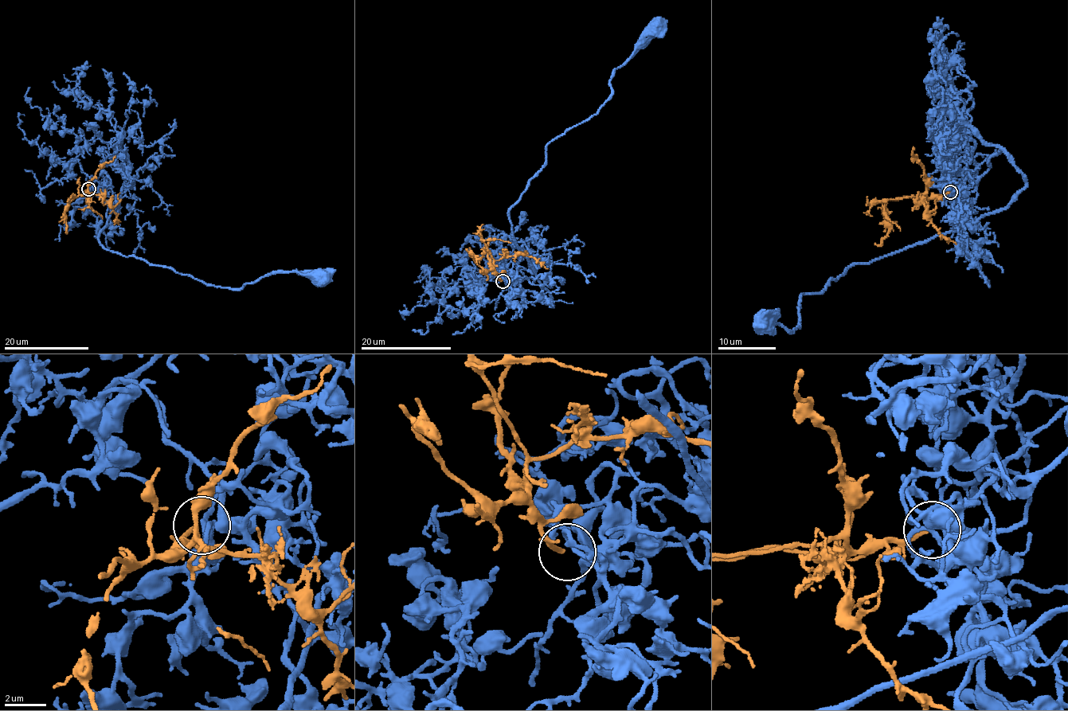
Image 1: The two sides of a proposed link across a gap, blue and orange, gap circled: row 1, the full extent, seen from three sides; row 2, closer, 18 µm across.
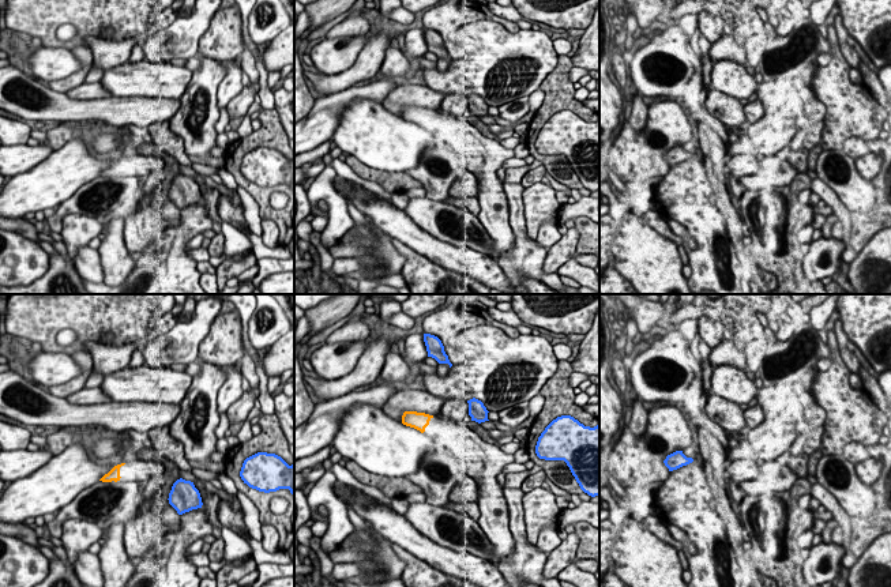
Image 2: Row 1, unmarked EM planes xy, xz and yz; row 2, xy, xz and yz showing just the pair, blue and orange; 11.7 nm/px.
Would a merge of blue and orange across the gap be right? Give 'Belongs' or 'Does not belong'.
Does not belong

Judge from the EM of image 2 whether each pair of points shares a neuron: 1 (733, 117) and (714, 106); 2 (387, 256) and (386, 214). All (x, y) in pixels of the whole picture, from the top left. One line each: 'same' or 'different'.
1: same
2: different

